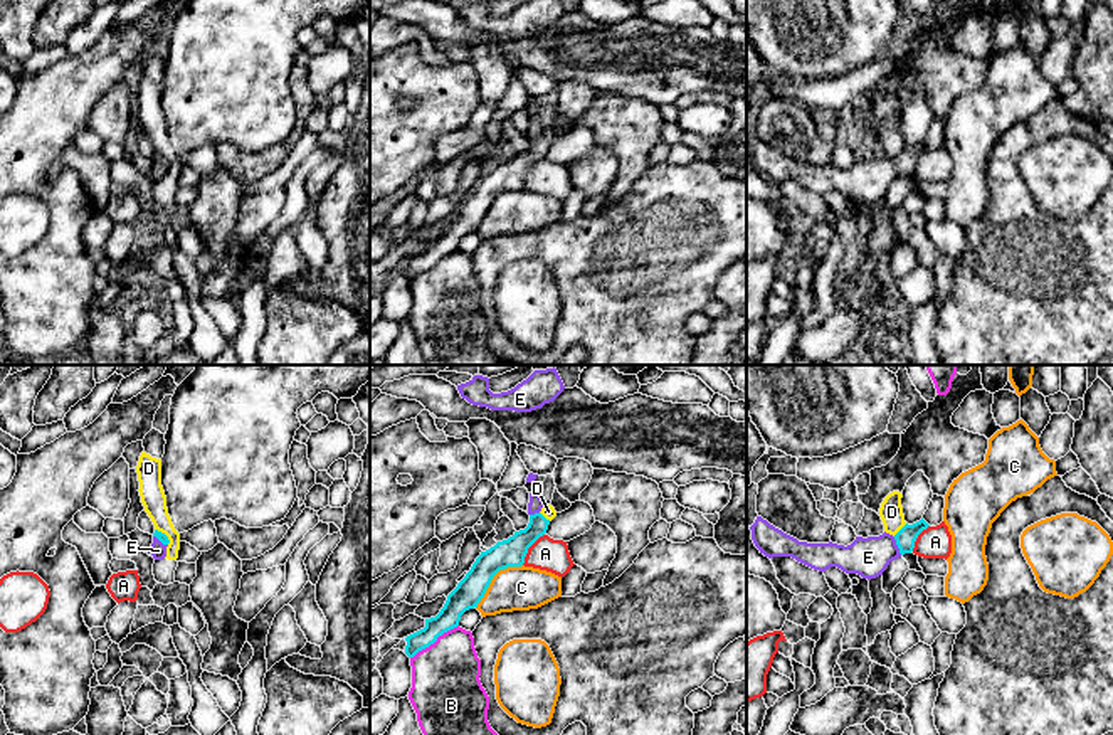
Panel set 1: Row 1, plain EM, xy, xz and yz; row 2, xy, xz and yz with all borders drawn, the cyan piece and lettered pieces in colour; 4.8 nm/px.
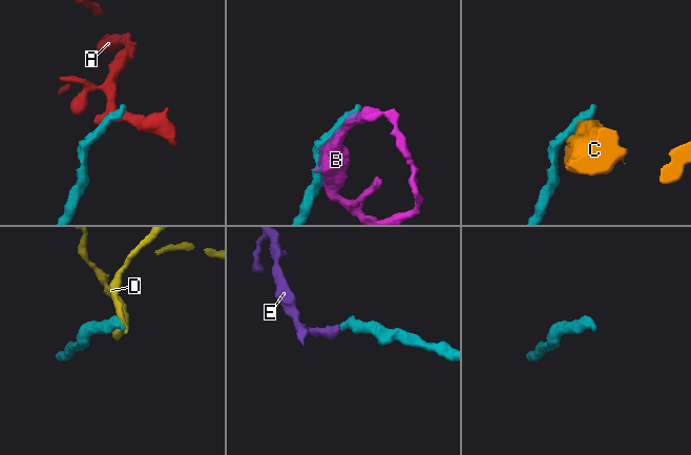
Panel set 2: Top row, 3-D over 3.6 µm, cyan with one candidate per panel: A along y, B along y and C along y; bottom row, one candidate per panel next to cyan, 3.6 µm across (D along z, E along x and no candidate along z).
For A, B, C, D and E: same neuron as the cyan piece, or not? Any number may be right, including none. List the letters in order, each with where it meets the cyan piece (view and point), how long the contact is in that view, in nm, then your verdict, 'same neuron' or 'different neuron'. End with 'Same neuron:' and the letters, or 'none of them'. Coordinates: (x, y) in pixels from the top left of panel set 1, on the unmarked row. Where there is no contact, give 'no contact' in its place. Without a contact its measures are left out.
A: contact xz (528, 170); length 190 nm; different neuron
B: contact xz (434, 264); length 280 nm; different neuron
C: contact xz (491, 202); length 300 nm; different neuron
D: contact yz (902, 152); length 90 nm; different neuron
E: contact yz (896, 167); length 100 nm; same neuron
Same neuron: E

